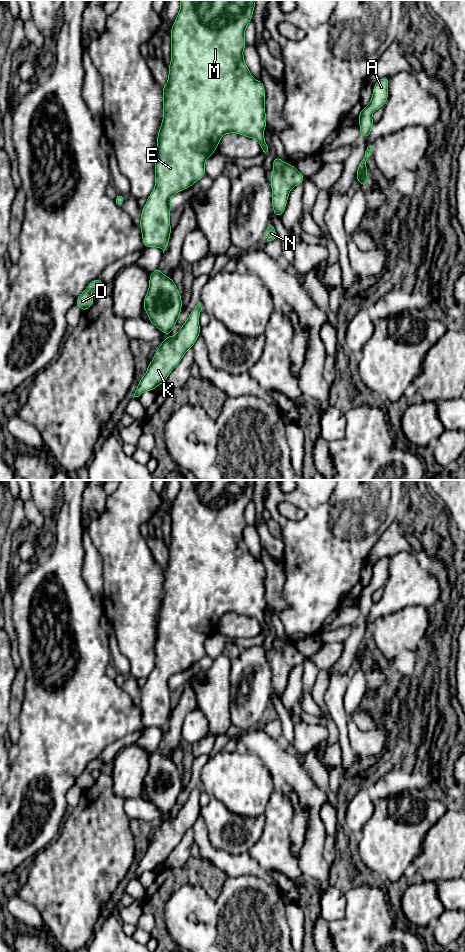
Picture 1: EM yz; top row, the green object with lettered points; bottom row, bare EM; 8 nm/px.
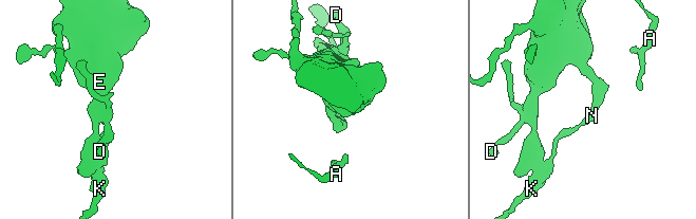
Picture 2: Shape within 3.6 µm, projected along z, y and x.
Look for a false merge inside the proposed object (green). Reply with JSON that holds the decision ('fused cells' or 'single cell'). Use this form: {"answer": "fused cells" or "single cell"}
{"answer": "fused cells"}

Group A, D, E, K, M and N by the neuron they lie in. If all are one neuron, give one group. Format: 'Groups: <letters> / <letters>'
Groups: A D E M / K N

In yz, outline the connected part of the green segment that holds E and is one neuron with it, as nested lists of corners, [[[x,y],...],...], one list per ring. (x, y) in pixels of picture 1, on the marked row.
[[[179,0],[181,7],[175,22],[172,25],[170,32],[171,36],[171,62],[168,67],[168,80],[167,84],[162,87],[163,91],[163,119],[161,126],[158,131],[157,136],[157,156],[155,162],[155,187],[149,197],[145,206],[142,208],[141,219],[140,219],[140,228],[142,233],[142,241],[144,248],[157,247],[163,250],[168,246],[170,234],[171,234],[171,225],[170,225],[170,211],[171,211],[171,198],[172,196],[191,187],[194,183],[199,181],[205,173],[205,161],[210,157],[215,150],[218,148],[218,144],[221,140],[221,137],[225,134],[236,133],[239,135],[244,135],[248,138],[256,139],[261,148],[262,154],[267,156],[269,154],[269,146],[265,142],[264,138],[264,129],[267,125],[266,112],[265,112],[265,88],[262,81],[258,81],[253,78],[250,74],[250,71],[245,63],[243,50],[246,46],[245,42],[245,31],[249,22],[252,19],[254,7],[256,0]]]

